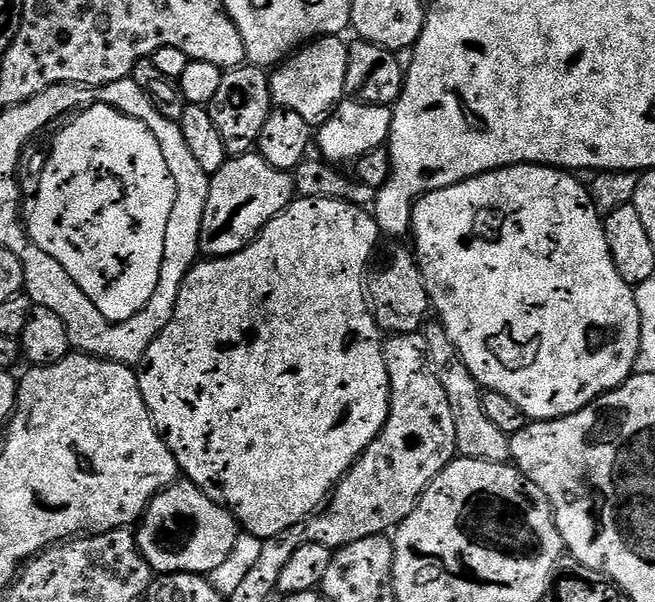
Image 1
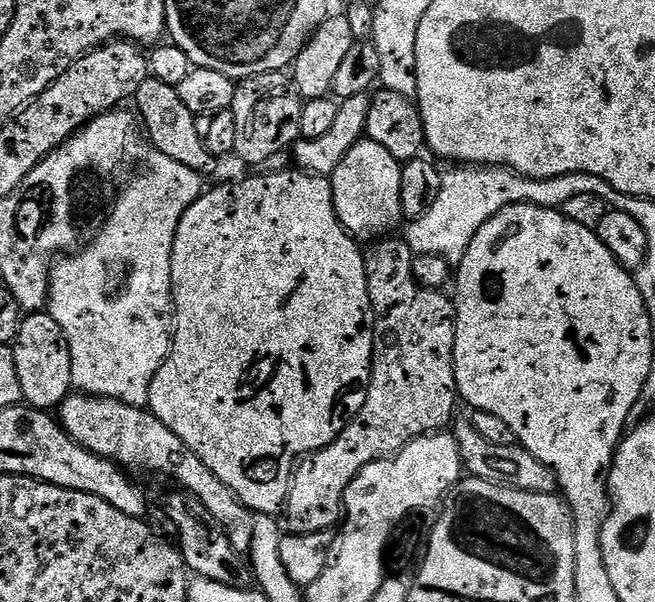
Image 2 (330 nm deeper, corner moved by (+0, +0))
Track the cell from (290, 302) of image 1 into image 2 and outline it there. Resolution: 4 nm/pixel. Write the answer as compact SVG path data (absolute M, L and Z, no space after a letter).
M303 170L295 171L268 172L265 176L248 176L245 180L238 181L237 184L220 184L217 188L209 187L204 195L200 196L189 206L186 214L182 214L182 222L178 222L178 234L174 234L174 250L172 251L172 261L170 262L170 270L172 271L172 306L174 309L172 349L162 362L162 366L150 386L150 398L147 402L147 407L152 415L158 417L171 432L178 434L178 438L182 438L182 442L187 448L194 454L198 454L198 458L202 458L202 462L206 462L206 466L210 466L210 470L214 470L214 474L218 474L218 478L222 478L222 482L226 482L226 486L230 486L230 490L234 490L236 497L254 514L276 514L279 513L279 508L281 511L287 505L288 488L292 485L294 465L301 458L311 457L312 453L330 446L339 438L344 427L355 418L358 410L362 410L362 406L366 402L370 378L372 377L372 347L374 346L376 319L372 313L372 303L368 293L368 279L364 269L364 252L361 245L353 239L353 236L339 222L339 216L335 212L335 204L332 201L331 179L326 176L314 176L312 173Z

